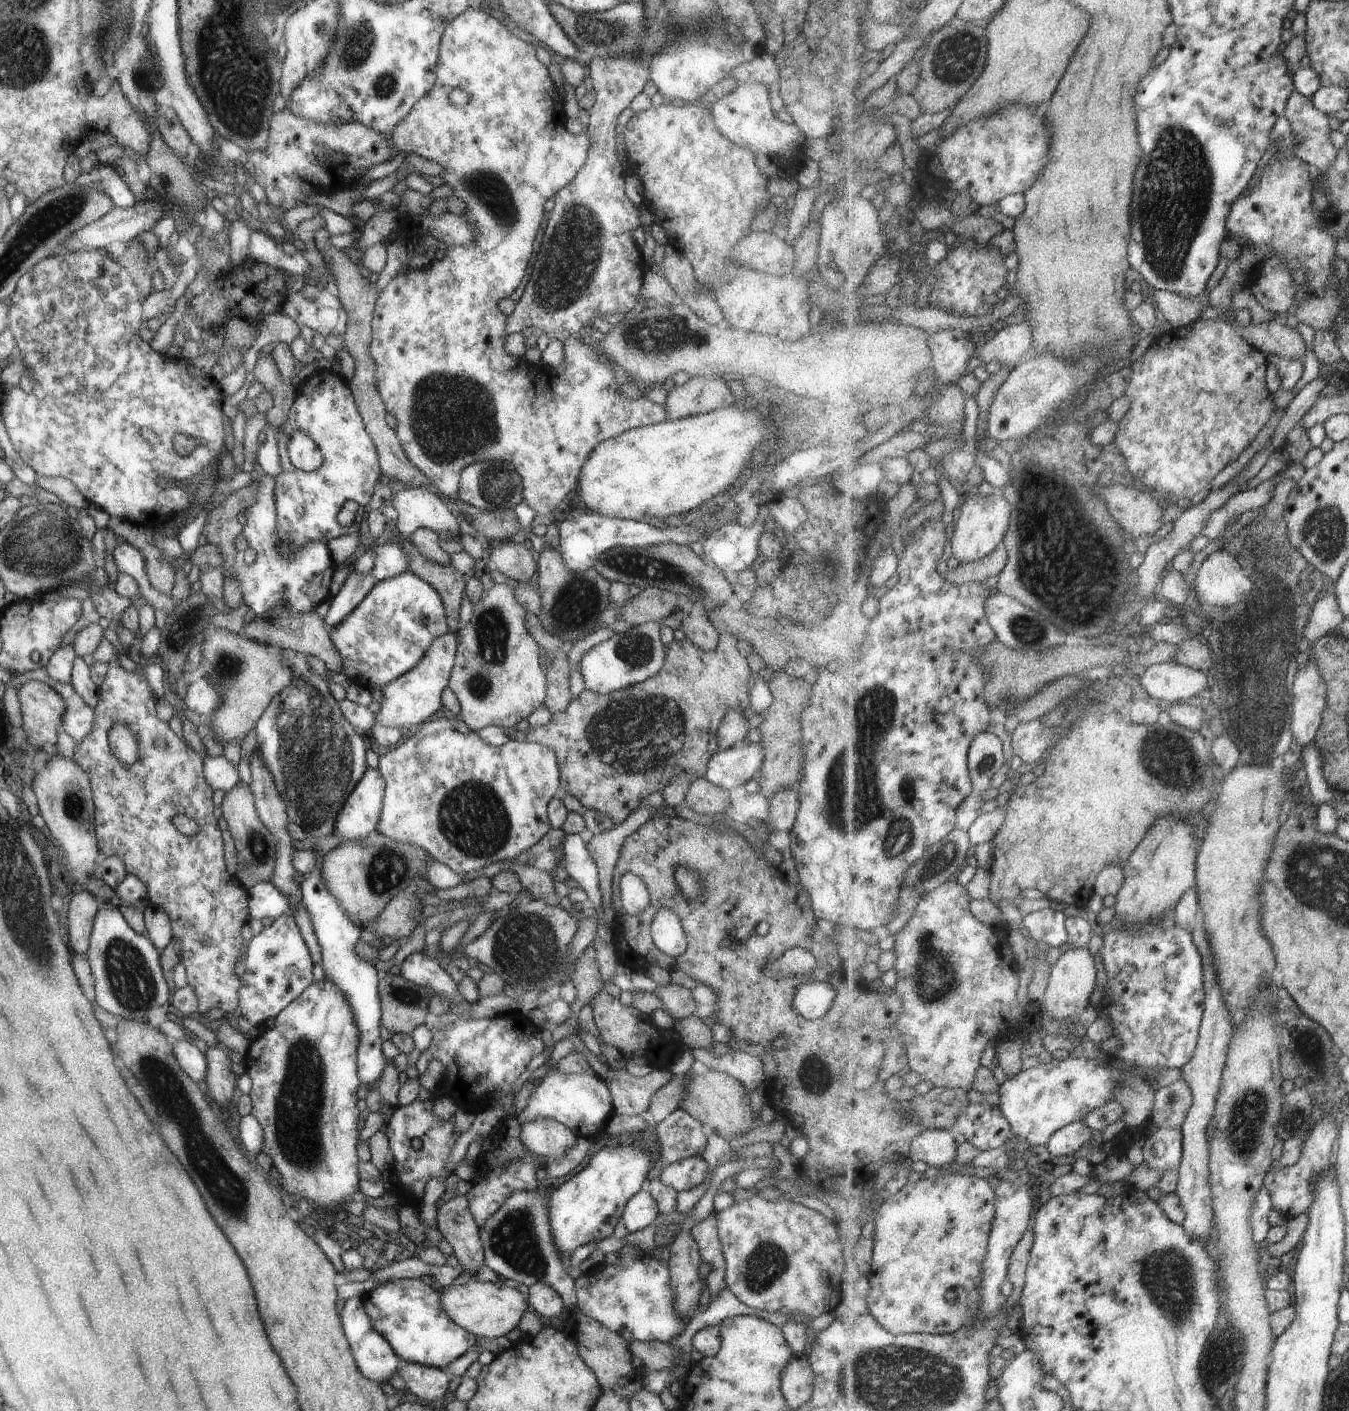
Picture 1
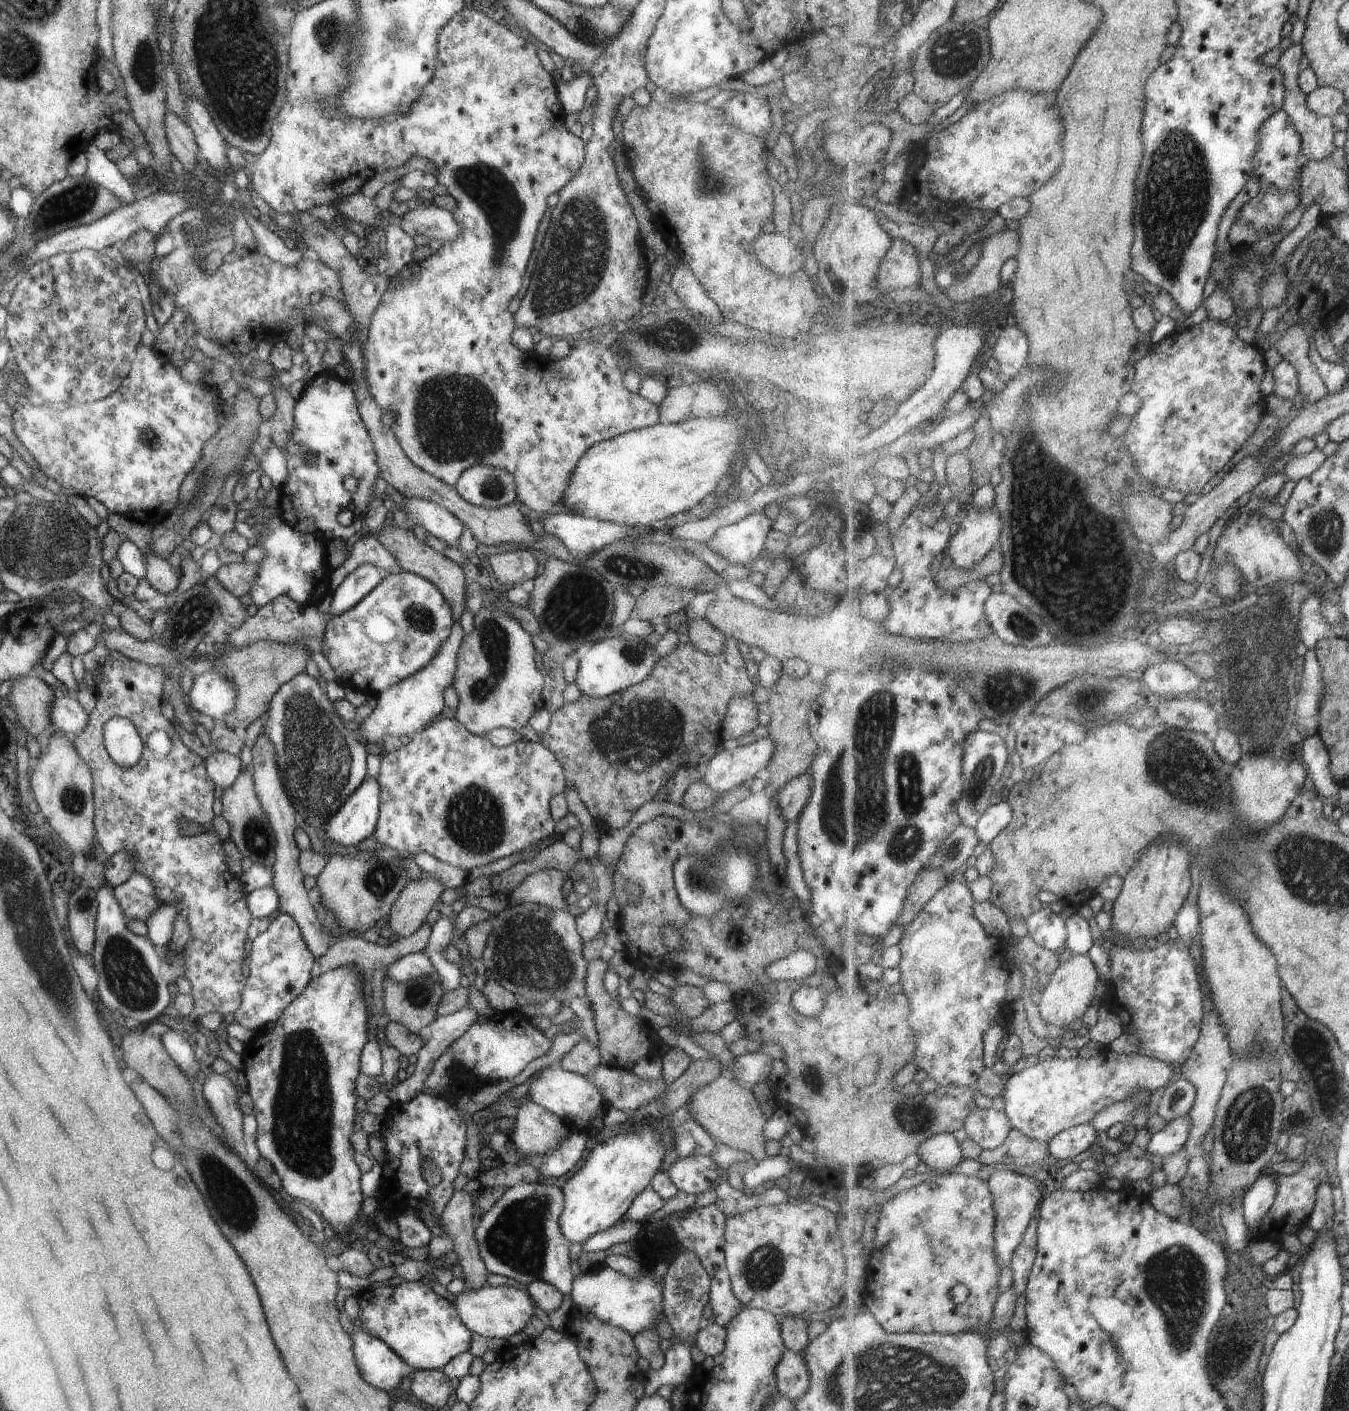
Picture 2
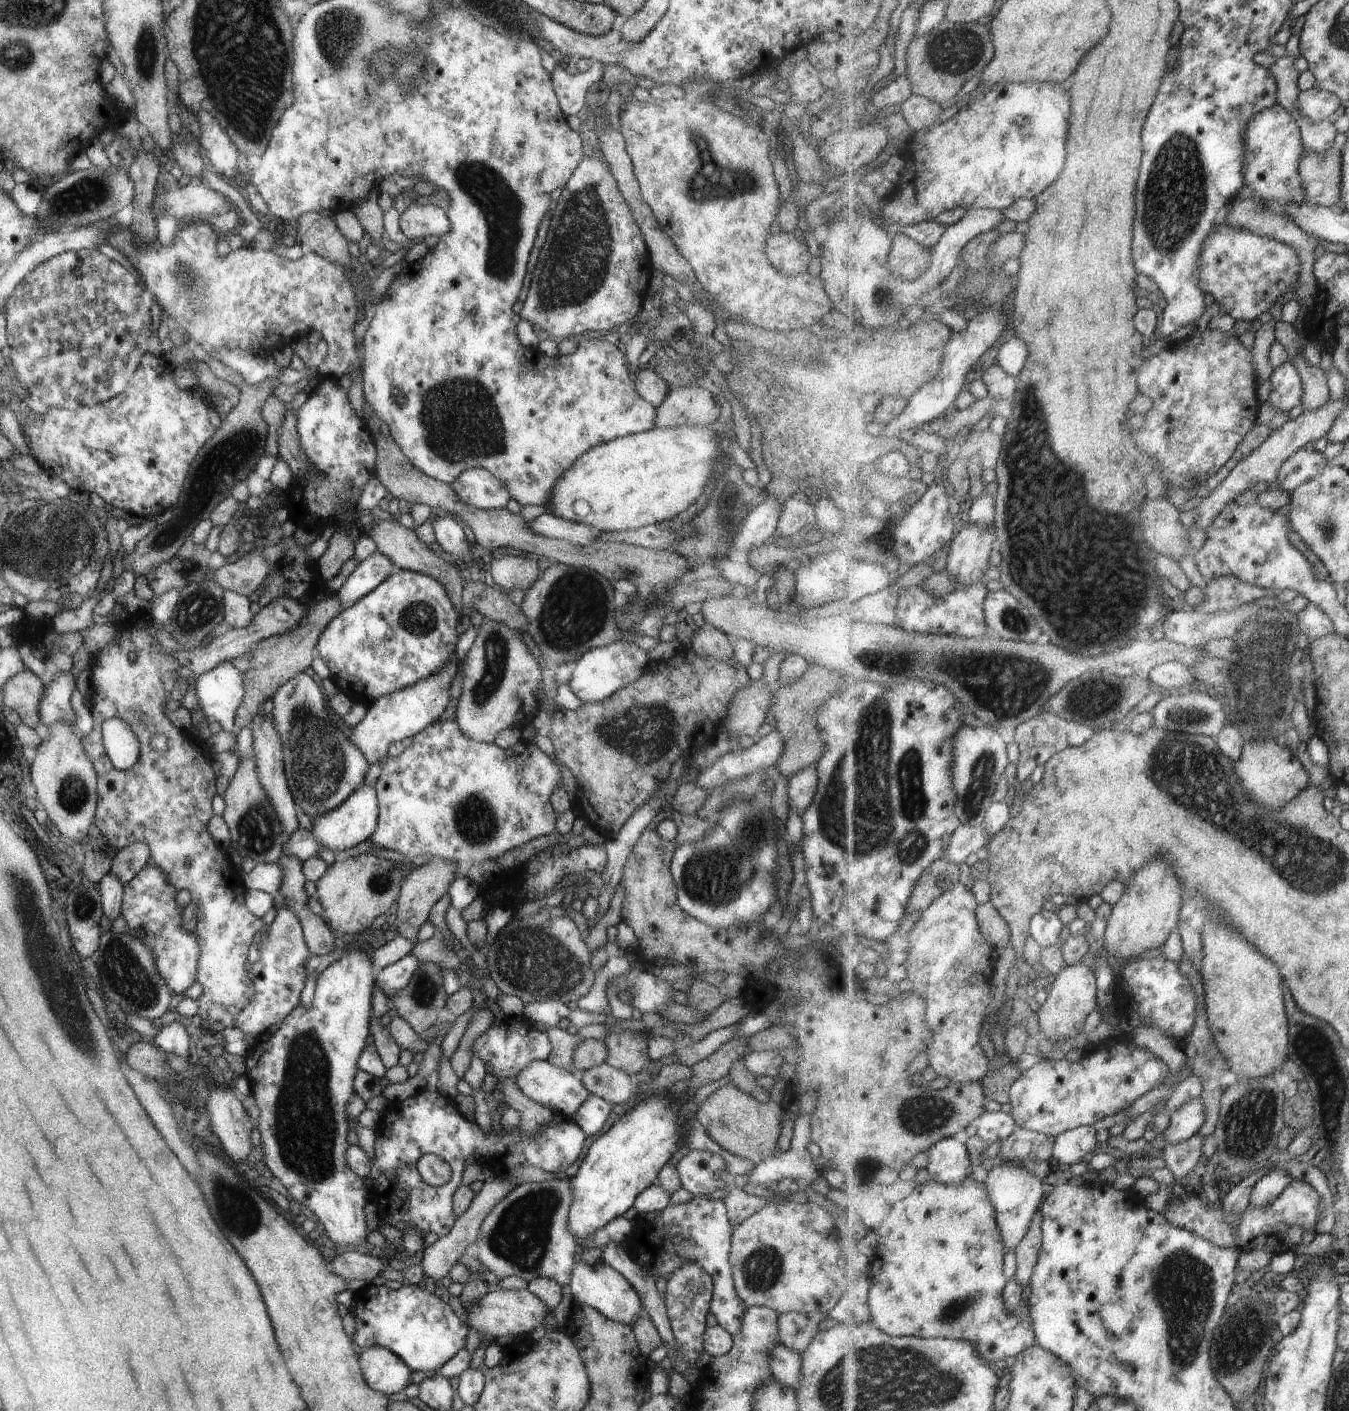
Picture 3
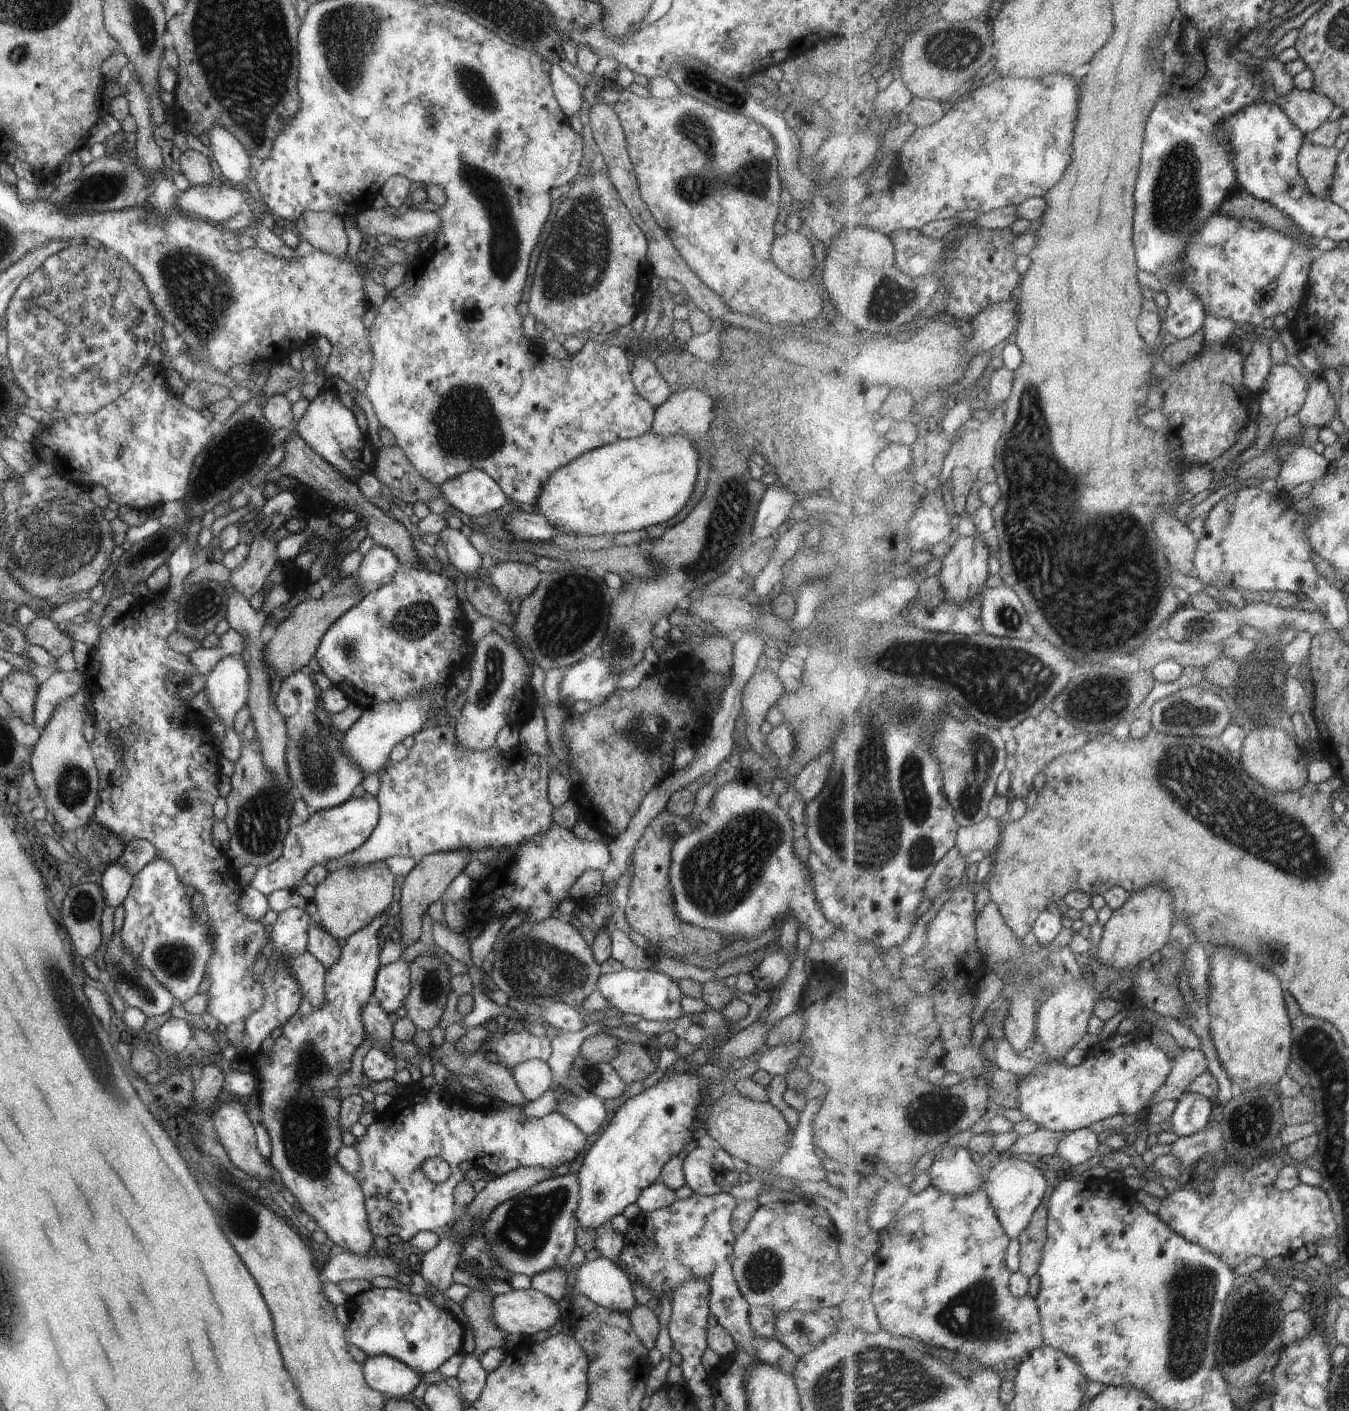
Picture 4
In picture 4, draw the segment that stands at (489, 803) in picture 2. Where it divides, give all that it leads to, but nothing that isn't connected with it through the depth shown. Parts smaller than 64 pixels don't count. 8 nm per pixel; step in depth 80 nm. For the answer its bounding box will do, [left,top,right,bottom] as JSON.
[337,724,553,869]

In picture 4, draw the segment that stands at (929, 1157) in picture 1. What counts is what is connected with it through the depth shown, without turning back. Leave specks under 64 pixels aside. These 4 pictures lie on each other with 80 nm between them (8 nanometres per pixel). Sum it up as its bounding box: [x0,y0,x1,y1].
[927,1147,985,1195]

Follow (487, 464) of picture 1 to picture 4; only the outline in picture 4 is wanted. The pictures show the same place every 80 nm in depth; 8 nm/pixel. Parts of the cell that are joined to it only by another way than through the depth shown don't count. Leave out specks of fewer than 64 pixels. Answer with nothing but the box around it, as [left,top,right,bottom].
[438,469,508,517]

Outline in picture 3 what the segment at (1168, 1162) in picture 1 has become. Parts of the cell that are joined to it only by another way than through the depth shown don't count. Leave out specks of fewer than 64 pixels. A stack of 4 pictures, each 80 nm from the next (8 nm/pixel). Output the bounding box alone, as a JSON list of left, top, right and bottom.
[1163,1098,1206,1147]

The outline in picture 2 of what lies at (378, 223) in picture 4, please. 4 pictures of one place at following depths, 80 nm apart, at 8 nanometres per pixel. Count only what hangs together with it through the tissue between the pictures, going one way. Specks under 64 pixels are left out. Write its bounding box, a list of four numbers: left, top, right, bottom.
[400,198,460,240]

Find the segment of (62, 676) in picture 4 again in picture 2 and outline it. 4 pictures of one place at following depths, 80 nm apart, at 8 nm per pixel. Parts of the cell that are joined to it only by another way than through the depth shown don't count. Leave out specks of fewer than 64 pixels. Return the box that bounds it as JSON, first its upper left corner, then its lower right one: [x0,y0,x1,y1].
[48,692,88,736]

